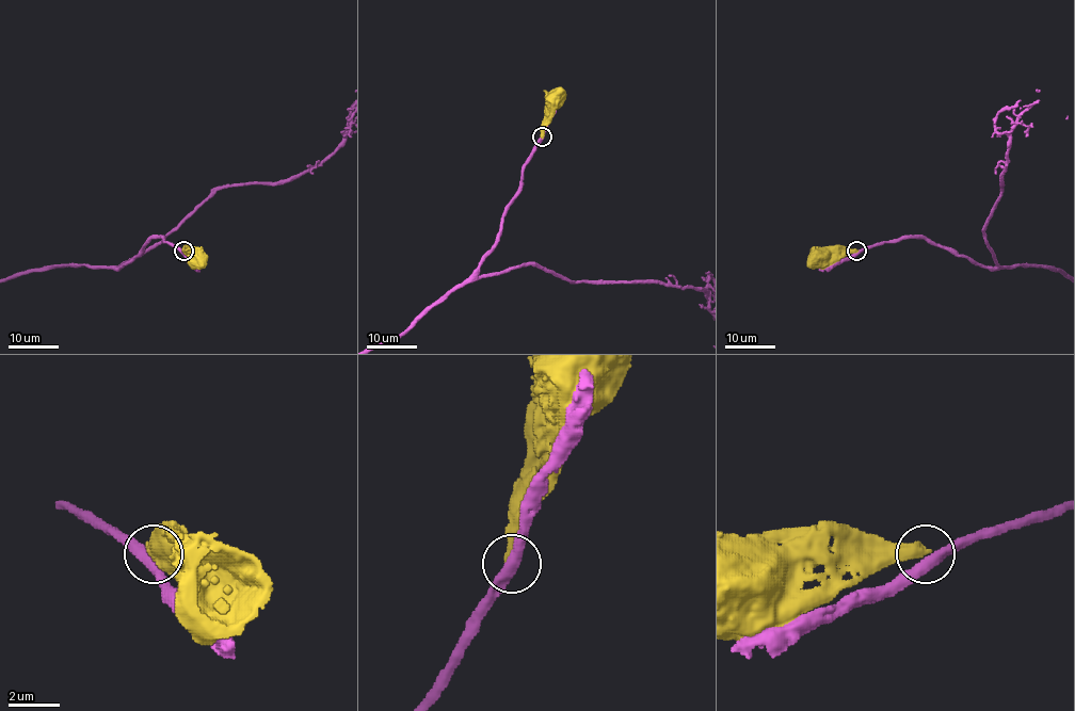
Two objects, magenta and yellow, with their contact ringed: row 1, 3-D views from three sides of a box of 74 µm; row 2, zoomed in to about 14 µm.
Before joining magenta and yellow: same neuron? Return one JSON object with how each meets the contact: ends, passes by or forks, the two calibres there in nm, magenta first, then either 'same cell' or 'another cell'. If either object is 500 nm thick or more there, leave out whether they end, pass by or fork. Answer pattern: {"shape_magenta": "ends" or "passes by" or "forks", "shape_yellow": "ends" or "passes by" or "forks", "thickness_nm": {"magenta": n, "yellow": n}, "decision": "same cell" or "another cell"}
{"shape_magenta": "passes by", "shape_yellow": "ends", "thickness_nm": {"magenta": 420, "yellow": 480}, "decision": "another cell"}

